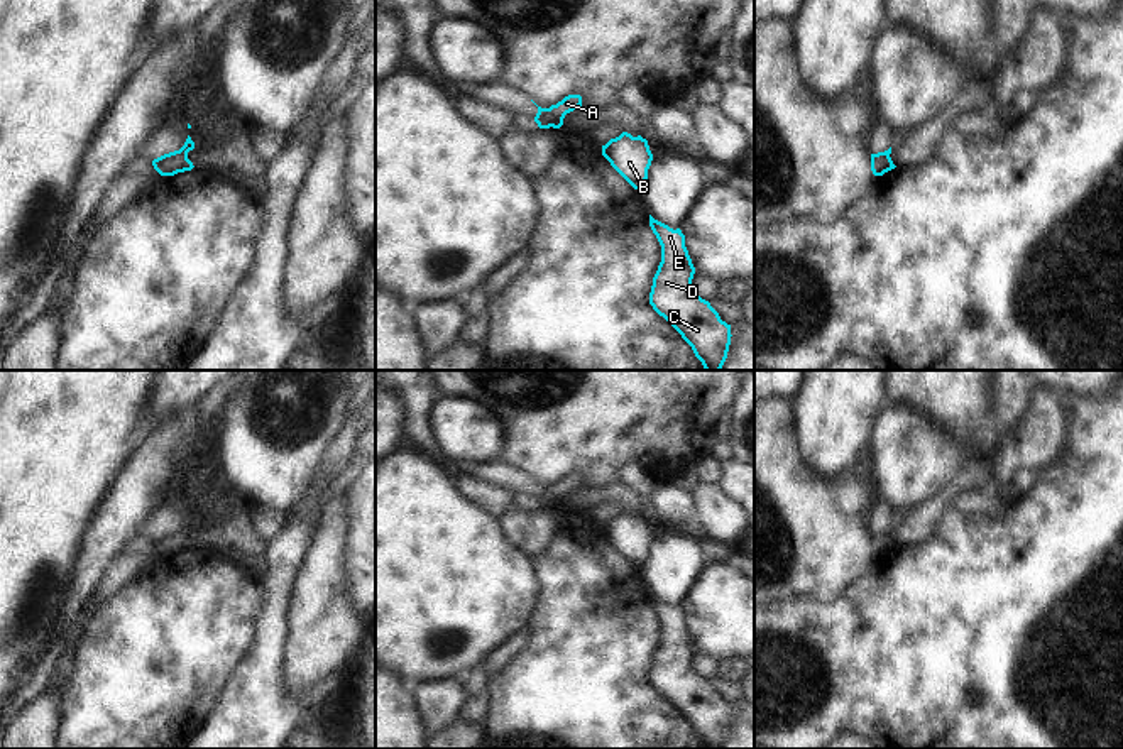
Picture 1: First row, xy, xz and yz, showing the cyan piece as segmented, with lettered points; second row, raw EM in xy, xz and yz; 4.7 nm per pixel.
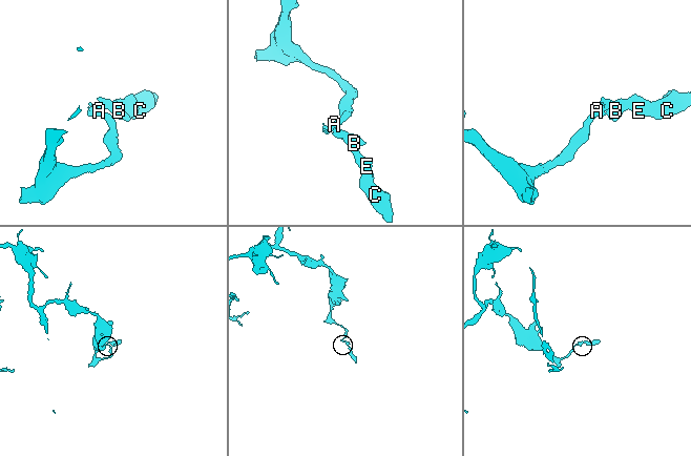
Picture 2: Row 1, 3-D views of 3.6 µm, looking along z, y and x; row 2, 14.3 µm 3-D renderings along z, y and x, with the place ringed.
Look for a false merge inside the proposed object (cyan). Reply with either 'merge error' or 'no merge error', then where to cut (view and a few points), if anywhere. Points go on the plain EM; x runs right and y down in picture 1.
merge error; cut xy (186, 531), (166, 535), (154, 545)

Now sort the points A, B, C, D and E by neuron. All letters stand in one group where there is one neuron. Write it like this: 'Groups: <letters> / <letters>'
Groups: A / B C D E

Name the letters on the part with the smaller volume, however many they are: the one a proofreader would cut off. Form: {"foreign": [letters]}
{"foreign": ["B", "C", "D", "E"]}

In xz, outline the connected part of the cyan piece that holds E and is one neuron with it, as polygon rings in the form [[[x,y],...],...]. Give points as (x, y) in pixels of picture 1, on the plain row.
[[[651,593],[649,605],[661,624],[649,683],[692,725],[705,749],[720,749],[731,724],[731,703],[692,668],[695,646],[682,609],[673,609]]]

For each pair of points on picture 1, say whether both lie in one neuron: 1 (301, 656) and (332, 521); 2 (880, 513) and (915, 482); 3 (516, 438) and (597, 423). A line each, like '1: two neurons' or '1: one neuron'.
1: one neuron
2: two neurons
3: one neuron

